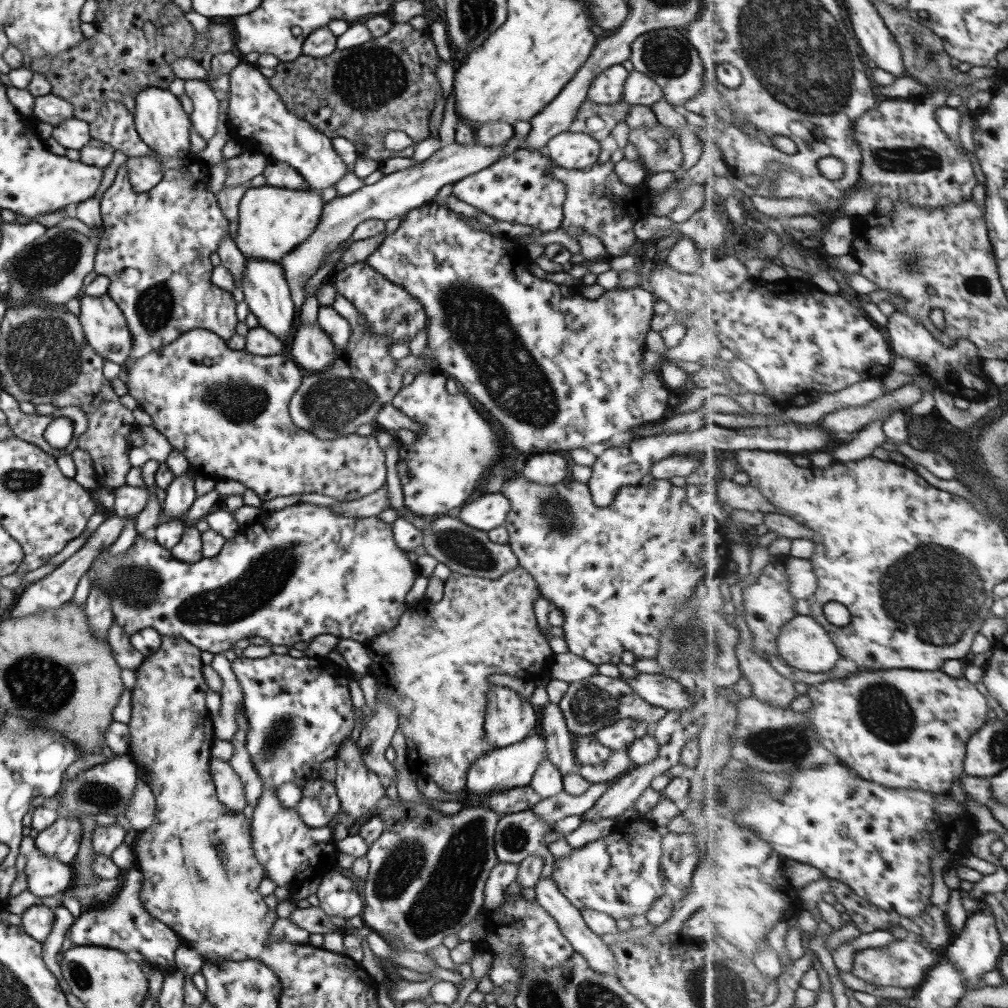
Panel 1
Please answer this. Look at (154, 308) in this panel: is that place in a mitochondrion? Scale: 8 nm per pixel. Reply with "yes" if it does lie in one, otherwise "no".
yes

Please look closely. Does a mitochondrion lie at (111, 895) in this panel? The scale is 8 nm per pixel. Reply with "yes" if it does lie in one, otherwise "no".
no

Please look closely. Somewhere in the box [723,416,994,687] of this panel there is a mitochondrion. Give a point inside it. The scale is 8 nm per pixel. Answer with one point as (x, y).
(923, 592)

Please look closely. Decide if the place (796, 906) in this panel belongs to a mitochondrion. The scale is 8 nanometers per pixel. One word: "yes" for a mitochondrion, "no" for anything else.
no

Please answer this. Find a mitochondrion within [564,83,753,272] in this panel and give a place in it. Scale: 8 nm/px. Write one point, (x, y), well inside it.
(659, 149)

